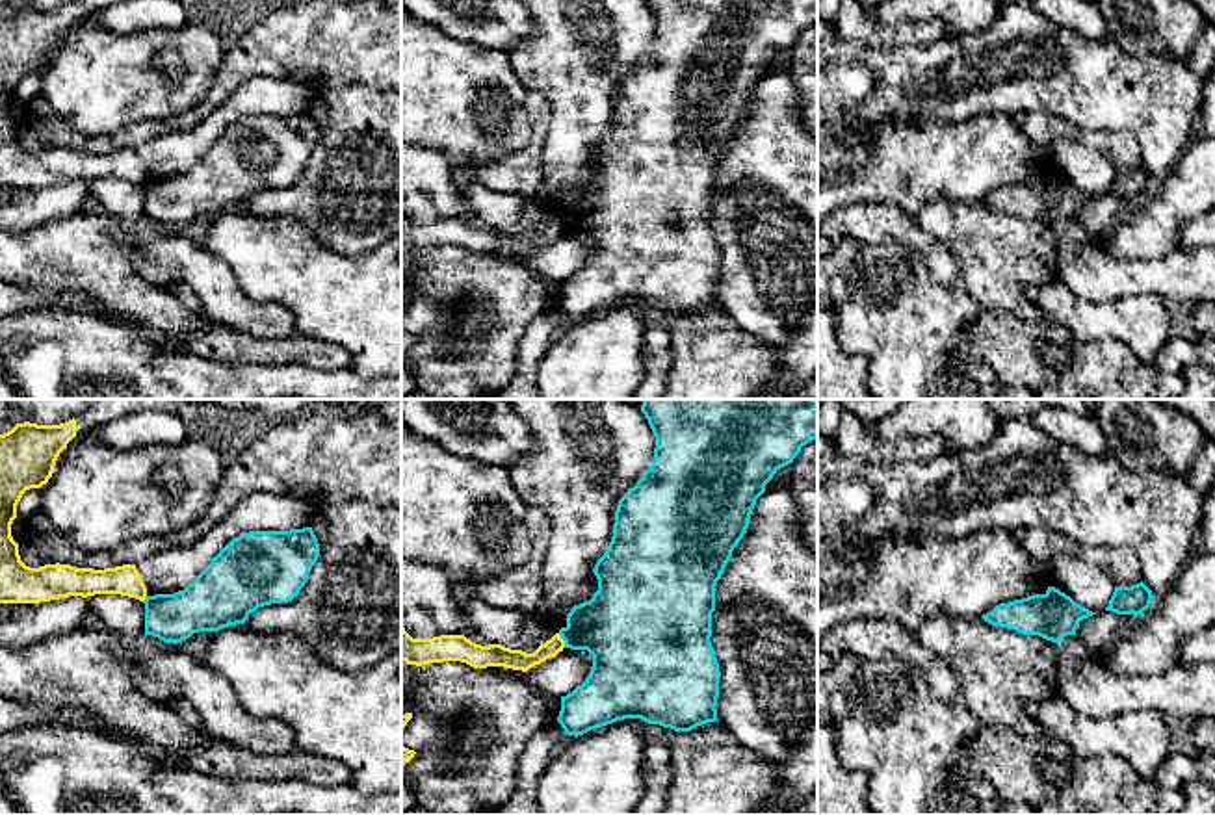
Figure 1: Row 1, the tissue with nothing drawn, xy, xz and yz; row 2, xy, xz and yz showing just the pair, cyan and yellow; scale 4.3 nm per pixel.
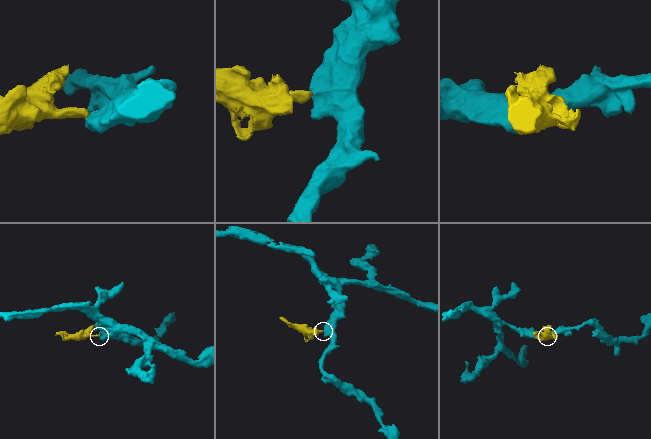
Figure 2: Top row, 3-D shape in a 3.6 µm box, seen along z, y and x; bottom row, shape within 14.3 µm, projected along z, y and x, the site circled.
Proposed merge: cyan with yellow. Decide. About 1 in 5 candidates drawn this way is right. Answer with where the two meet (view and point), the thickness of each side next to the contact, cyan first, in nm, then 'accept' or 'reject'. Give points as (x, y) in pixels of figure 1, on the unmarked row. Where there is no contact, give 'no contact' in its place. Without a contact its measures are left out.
meets cyan in xz at (563, 223); 360 nm thick on the cyan side, 90 nm on the other; reject

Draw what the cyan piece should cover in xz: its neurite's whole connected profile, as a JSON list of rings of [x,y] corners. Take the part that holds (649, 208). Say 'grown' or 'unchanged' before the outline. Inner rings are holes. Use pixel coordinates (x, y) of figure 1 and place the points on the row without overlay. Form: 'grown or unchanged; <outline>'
unchanged; [[[645,0],[656,20],[654,45],[641,63],[630,72],[617,89],[613,121],[606,137],[596,145],[593,156],[598,163],[598,175],[589,186],[574,189],[567,199],[567,210],[559,213],[565,232],[587,234],[593,239],[593,252],[585,265],[567,280],[561,280],[557,306],[567,319],[583,319],[591,314],[613,308],[624,303],[641,303],[648,308],[660,308],[674,316],[691,316],[697,310],[715,306],[719,282],[719,247],[712,232],[712,197],[715,195],[715,169],[721,163],[734,132],[747,117],[756,84],[765,76],[773,59],[793,46],[801,32],[817,24],[817,0]]]

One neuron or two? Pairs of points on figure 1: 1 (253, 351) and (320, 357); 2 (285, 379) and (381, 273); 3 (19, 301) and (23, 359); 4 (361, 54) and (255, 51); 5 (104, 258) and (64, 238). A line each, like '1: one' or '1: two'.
1: one
2: two
3: two
4: one
5: one

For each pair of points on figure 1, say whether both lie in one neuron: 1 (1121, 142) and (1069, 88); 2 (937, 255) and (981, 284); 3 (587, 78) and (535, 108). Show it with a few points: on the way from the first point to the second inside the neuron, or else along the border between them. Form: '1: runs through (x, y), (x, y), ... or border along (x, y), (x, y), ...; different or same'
1: border along (1067, 119), (1084, 129), (1128, 130), (1143, 158); different
2: border along (933, 234), (957, 262), (959, 273); different
3: border along (530, 90), (543, 95), (550, 106), (543, 143); different

